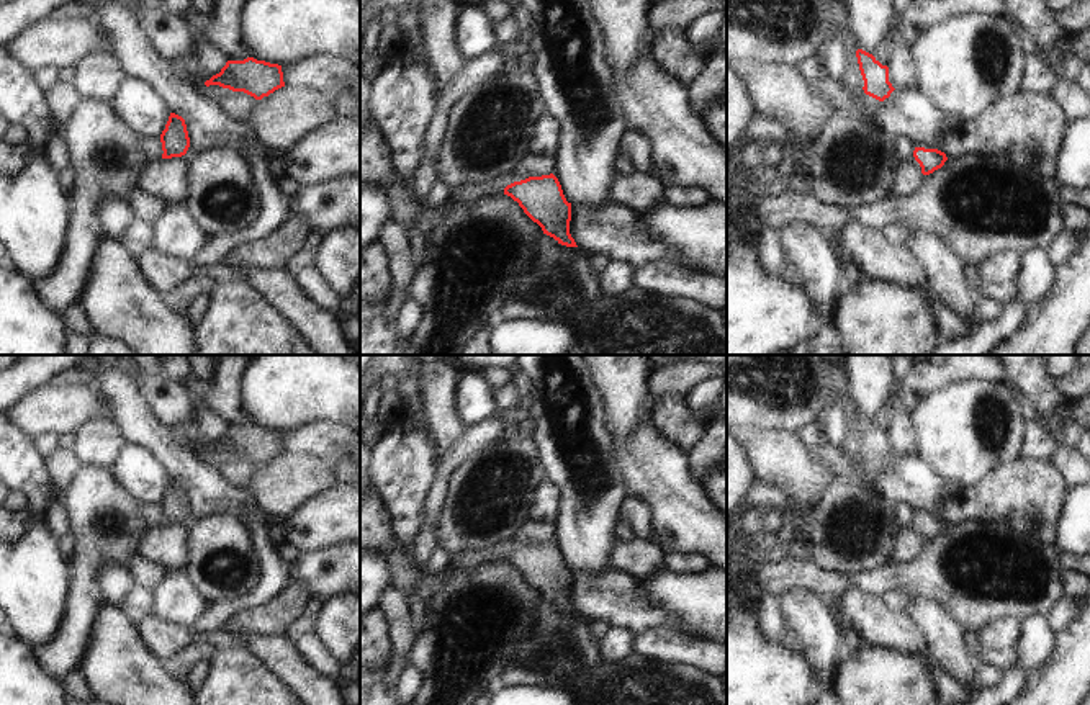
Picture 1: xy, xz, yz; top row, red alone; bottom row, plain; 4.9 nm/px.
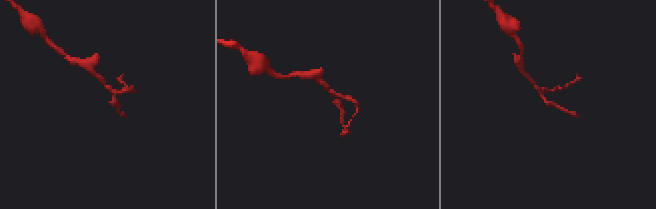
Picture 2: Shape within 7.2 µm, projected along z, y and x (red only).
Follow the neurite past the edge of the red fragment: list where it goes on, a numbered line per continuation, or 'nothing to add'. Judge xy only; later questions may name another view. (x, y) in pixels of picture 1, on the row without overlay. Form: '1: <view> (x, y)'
nothing to add

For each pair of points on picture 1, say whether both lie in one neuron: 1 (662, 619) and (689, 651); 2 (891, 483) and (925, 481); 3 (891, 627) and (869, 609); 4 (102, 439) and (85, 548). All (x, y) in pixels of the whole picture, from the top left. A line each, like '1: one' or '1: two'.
1: two
2: one
3: one
4: two

